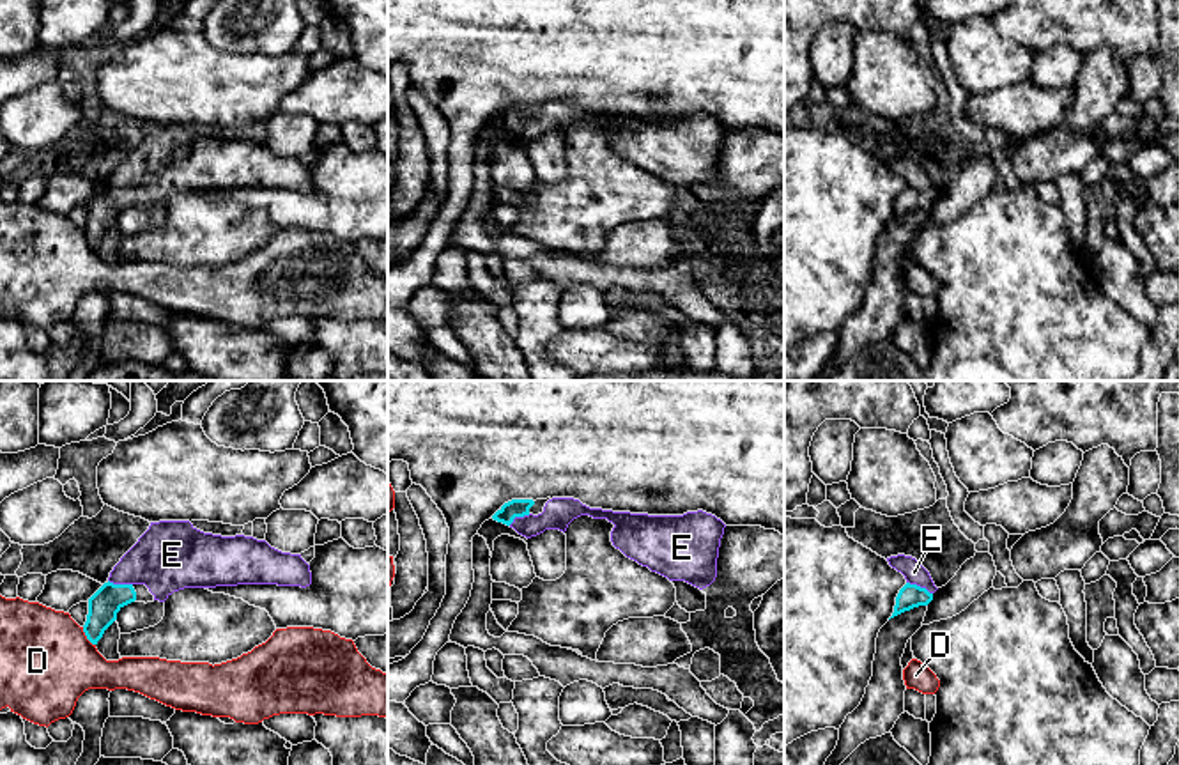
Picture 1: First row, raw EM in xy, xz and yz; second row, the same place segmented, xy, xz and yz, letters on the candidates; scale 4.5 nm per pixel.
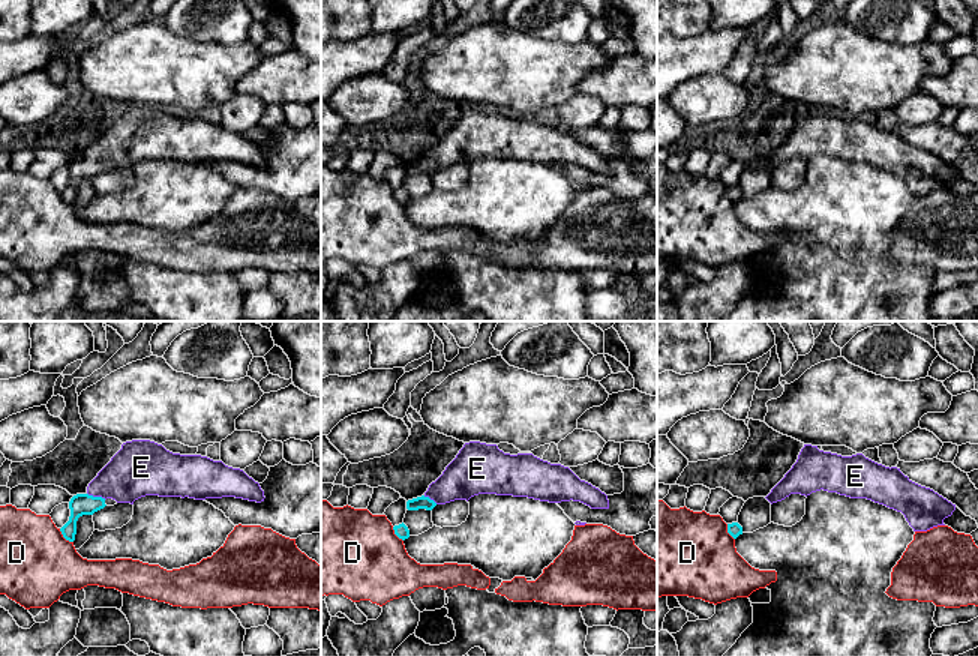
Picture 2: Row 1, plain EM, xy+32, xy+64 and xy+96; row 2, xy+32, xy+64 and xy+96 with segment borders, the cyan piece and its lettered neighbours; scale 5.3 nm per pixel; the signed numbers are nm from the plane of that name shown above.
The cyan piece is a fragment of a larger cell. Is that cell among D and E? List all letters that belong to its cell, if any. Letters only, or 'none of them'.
E

